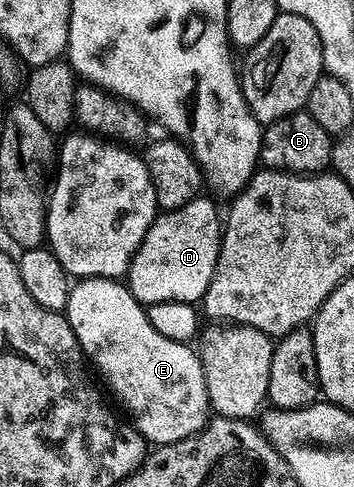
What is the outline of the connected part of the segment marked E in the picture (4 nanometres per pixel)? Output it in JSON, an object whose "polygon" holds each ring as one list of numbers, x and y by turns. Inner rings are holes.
{"polygon":[[113,278,75,281,64,313,83,355,94,361,111,392,130,413,133,429,147,443,167,446,206,425,210,401,201,373,196,372,195,347,160,336,148,320,146,306,134,298,129,286]]}

